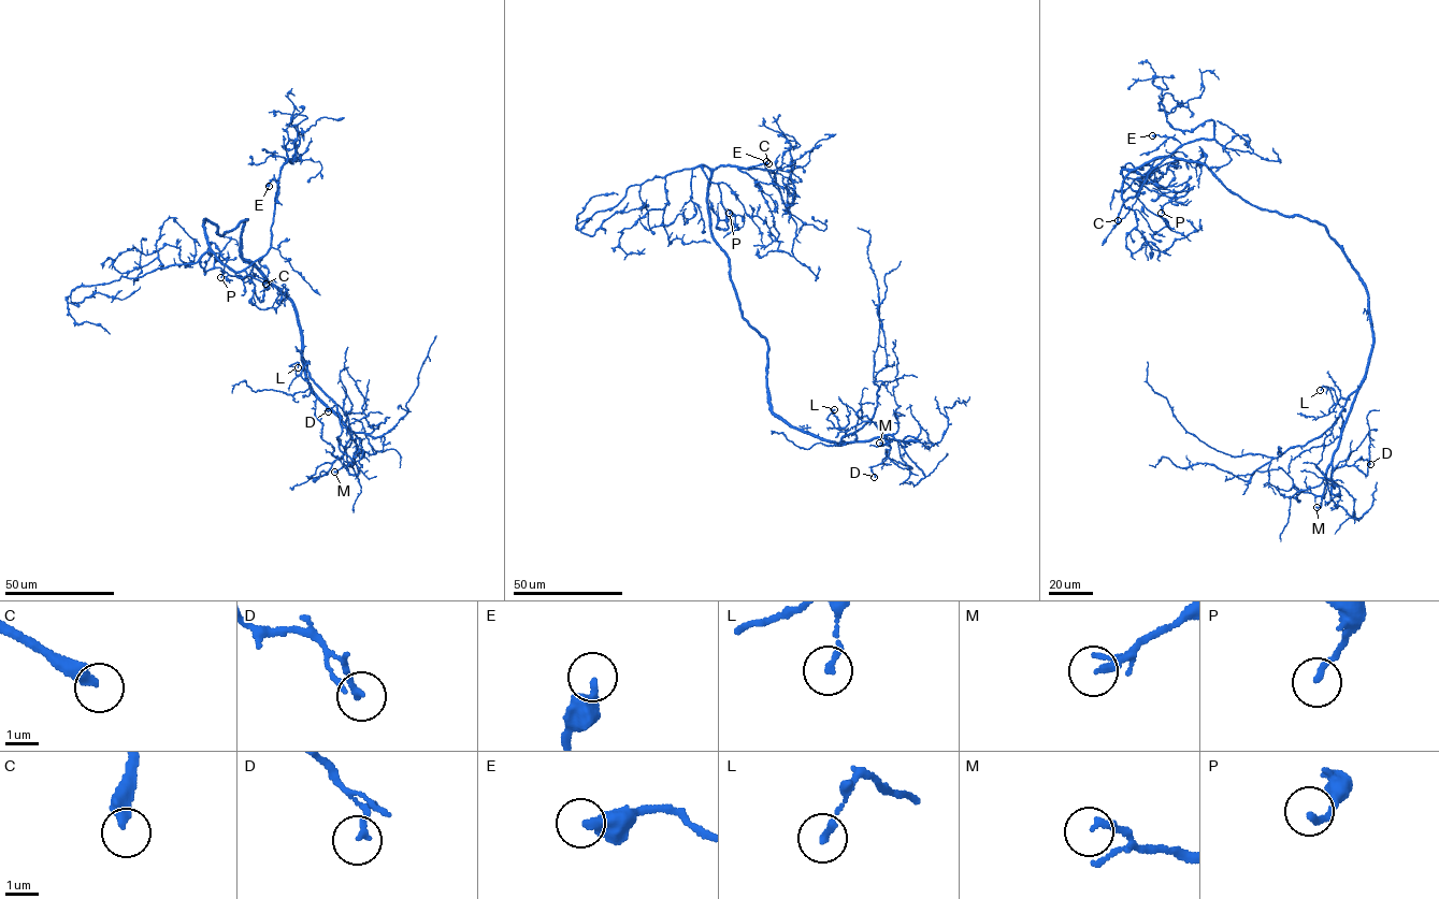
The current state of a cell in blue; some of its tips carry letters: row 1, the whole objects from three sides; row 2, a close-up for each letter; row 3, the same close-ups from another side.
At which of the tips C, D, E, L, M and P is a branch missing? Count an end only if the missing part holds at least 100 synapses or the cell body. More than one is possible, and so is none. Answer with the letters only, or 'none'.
C

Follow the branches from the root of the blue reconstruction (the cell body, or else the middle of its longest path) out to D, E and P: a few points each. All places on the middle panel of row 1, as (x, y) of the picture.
D: (750, 325), (767, 346), (770, 408), (791, 425), (839, 445), (886, 438), (888, 458), (872, 466), (874, 477)
E: (750, 325), (729, 258), (711, 234), (708, 182), (722, 165), (766, 169), (777, 189), (766, 161)
P: (750, 325), (729, 258), (711, 234), (710, 170), (702, 165), (727, 215), (728, 228), (717, 228), (729, 213)

